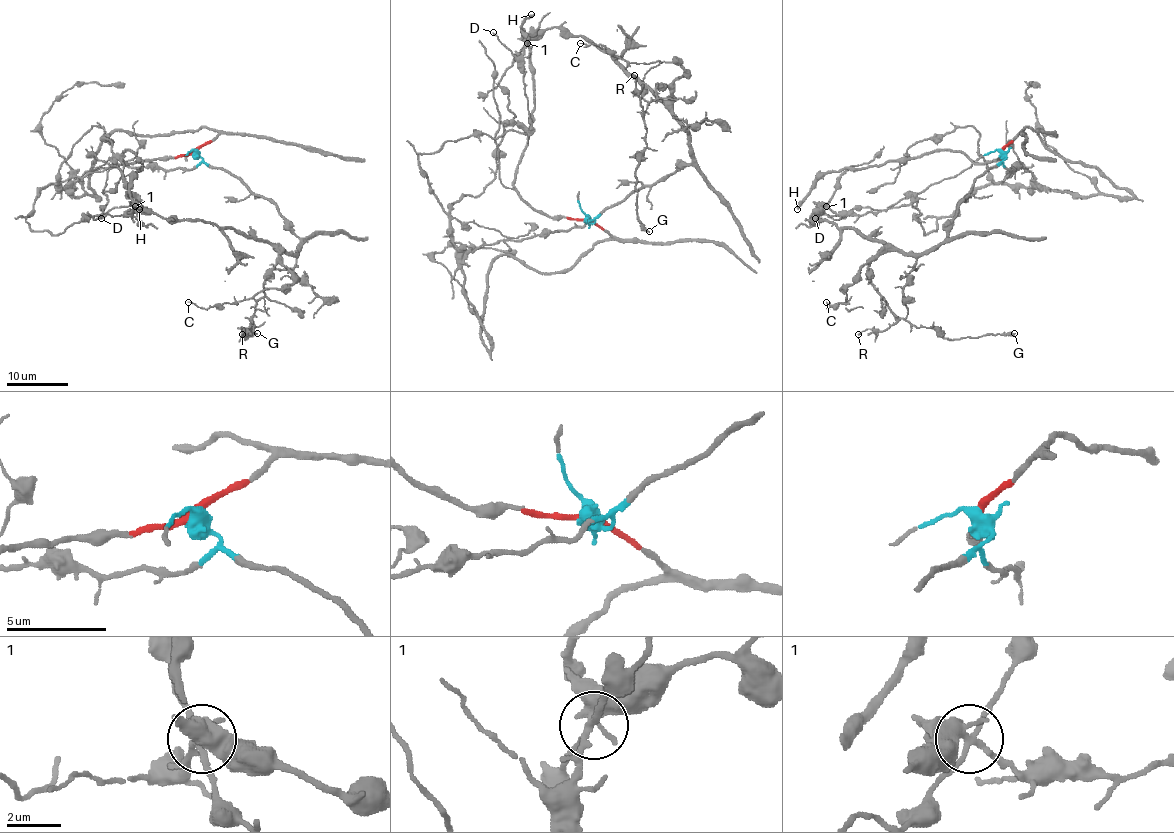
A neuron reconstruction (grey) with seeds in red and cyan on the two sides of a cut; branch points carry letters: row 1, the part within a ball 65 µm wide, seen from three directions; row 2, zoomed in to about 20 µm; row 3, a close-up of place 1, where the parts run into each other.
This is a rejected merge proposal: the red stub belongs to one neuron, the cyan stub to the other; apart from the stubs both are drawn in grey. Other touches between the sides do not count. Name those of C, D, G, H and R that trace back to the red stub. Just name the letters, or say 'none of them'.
H

